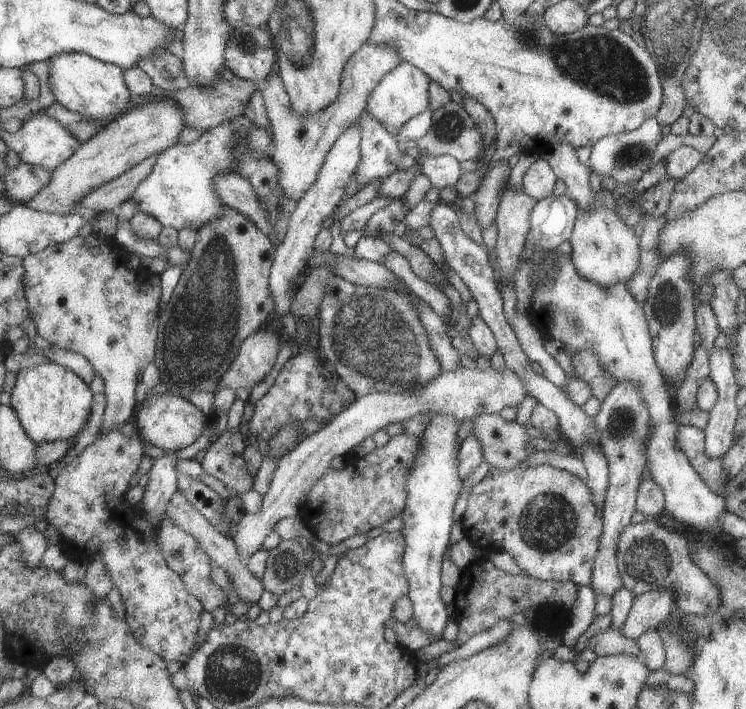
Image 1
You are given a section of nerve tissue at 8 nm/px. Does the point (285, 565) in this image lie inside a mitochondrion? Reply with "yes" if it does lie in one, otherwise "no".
yes

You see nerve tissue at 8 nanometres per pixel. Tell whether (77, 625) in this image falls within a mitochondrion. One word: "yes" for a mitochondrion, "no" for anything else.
yes

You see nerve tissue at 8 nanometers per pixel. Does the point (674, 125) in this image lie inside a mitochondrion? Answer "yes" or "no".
no

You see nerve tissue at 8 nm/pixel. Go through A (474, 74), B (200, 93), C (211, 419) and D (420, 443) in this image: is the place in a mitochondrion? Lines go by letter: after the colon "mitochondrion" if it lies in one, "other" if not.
A: other
B: other
C: other
D: other

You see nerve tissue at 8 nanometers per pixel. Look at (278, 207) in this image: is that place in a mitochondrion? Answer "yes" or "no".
no

